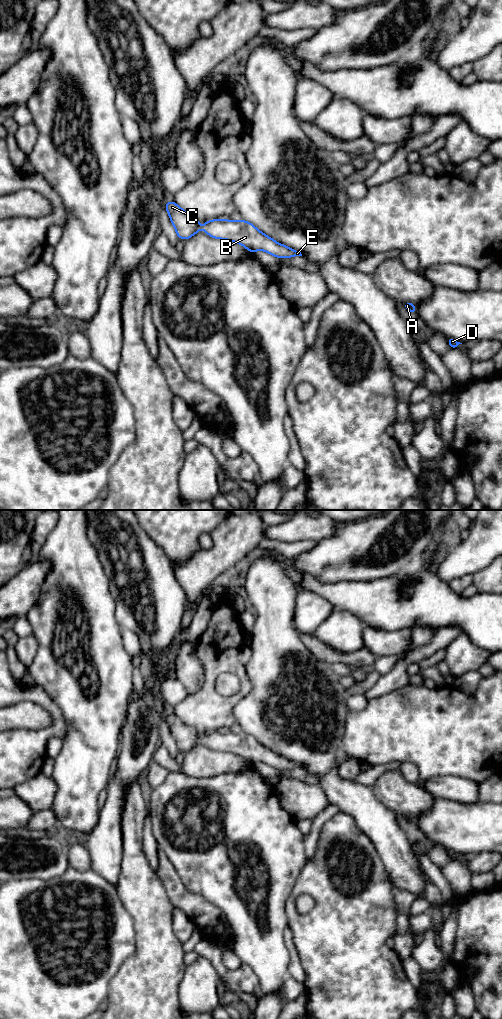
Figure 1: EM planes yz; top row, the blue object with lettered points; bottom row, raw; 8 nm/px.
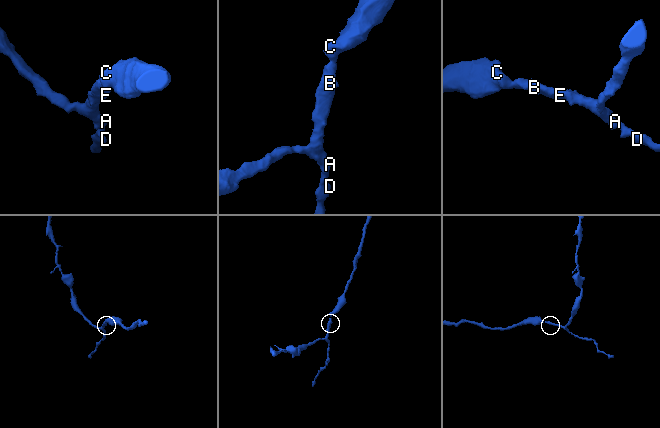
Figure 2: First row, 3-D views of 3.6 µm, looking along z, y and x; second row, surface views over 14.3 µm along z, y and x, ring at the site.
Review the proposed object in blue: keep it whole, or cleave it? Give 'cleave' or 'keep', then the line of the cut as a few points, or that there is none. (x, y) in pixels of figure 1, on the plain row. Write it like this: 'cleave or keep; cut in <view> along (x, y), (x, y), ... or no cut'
keep; no cut

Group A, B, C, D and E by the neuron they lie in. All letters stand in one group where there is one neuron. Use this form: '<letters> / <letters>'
A B C D E

